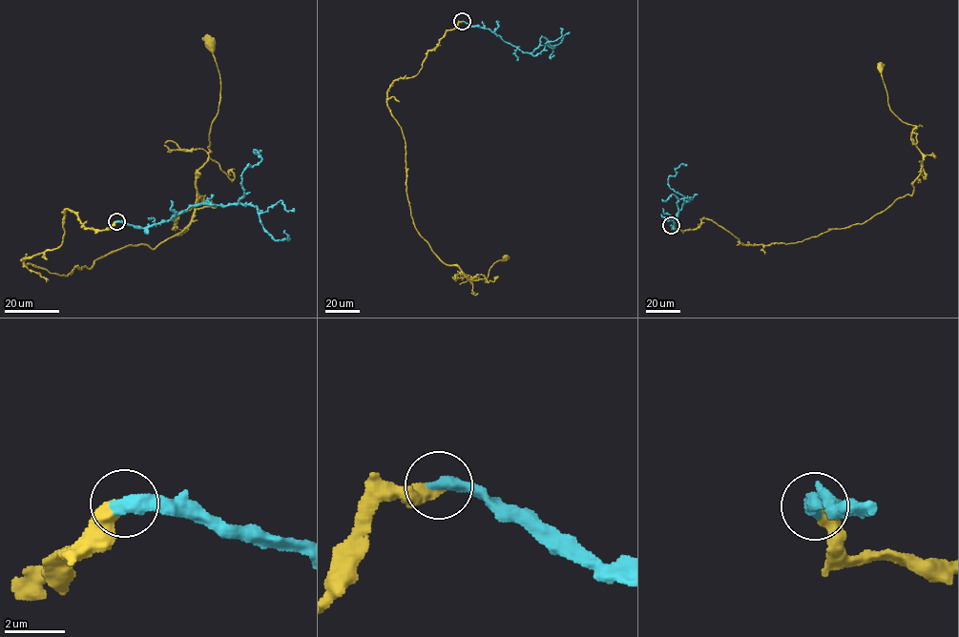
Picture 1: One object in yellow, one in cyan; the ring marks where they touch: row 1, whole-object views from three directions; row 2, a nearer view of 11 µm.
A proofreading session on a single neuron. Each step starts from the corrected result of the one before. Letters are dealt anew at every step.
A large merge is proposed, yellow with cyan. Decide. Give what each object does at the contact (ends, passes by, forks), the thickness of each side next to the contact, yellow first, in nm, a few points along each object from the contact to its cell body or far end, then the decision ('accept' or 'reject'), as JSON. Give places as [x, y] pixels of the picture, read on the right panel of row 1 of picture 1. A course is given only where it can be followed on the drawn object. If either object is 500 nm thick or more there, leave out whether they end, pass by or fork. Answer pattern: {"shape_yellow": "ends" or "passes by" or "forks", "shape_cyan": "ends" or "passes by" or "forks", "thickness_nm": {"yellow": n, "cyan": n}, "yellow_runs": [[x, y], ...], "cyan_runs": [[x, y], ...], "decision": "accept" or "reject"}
{"thickness_nm": {"yellow": 480, "cyan": 500}, "yellow_runs": [[671, 226], [704, 217], [742, 244], [785, 244], [864, 223], [911, 195], [916, 126], [889, 107], [880, 67]], "cyan_runs": [[671, 226], [674, 227], [682, 205], [689, 200], [668, 183], [676, 169], [685, 165], [681, 163]], "decision": "accept"}

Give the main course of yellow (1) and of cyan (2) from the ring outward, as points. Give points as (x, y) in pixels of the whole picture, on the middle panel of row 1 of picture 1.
1: (462, 21), (418, 73), (395, 79), (387, 106), (419, 235), (471, 282), (505, 257)
2: (462, 21), (489, 29), (524, 52), (531, 52), (542, 36), (549, 46), (554, 48), (550, 56), (554, 55)

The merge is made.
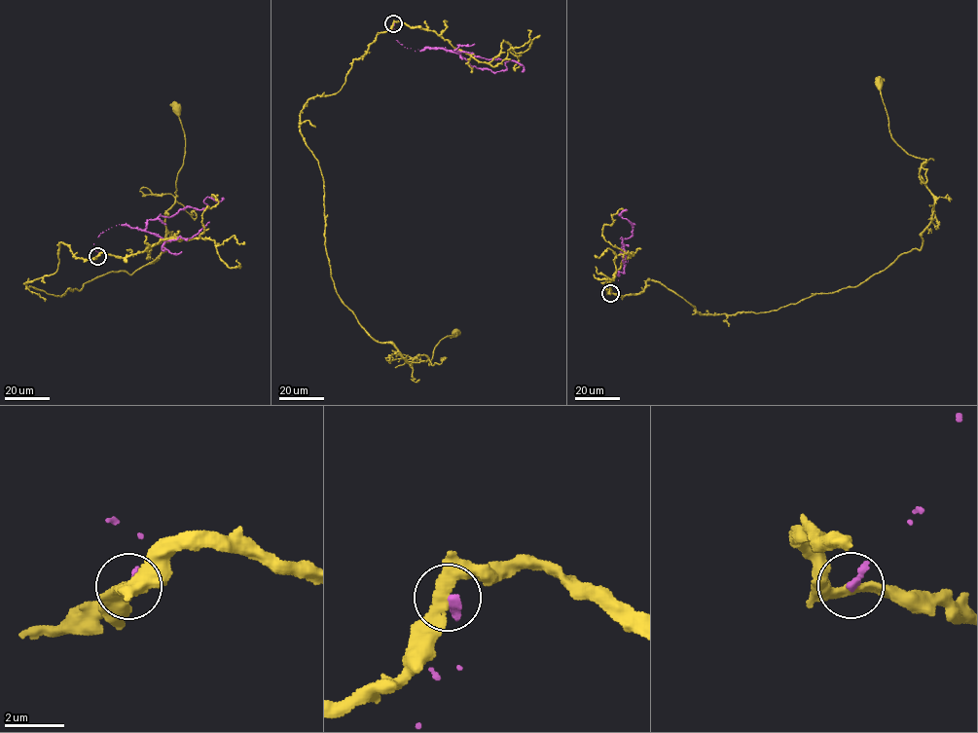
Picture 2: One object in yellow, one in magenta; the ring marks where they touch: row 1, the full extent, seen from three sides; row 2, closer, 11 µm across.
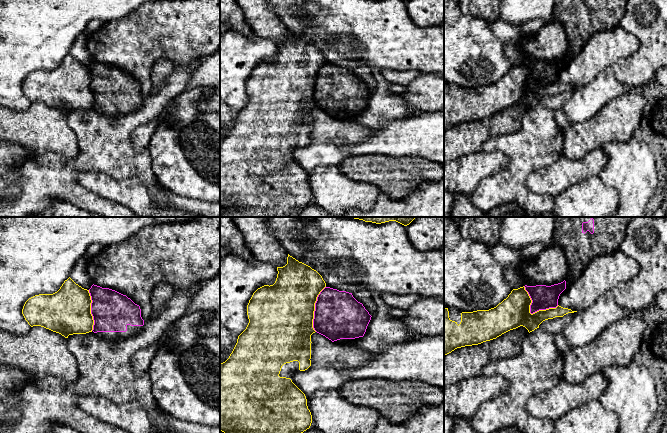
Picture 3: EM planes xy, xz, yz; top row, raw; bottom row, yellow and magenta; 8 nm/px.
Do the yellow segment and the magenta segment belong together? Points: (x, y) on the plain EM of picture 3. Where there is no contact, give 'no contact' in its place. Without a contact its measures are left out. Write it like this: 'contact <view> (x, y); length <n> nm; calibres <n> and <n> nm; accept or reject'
contact yz (530, 89); length 320 nm; calibres 260 and 200 nm; reject

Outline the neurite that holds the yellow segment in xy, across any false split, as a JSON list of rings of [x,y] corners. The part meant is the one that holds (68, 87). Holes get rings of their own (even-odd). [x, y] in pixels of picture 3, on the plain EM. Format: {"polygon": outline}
{"polygon": [[[69,53],[57,68],[29,74],[23,82],[22,90],[31,103],[41,102],[68,114],[69,111],[92,108],[94,96],[91,79],[89,66],[82,64]]]}

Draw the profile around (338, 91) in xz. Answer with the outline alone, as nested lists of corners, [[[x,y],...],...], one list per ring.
[[[325,63],[315,79],[313,104],[331,116],[363,113],[371,91],[352,69]]]

